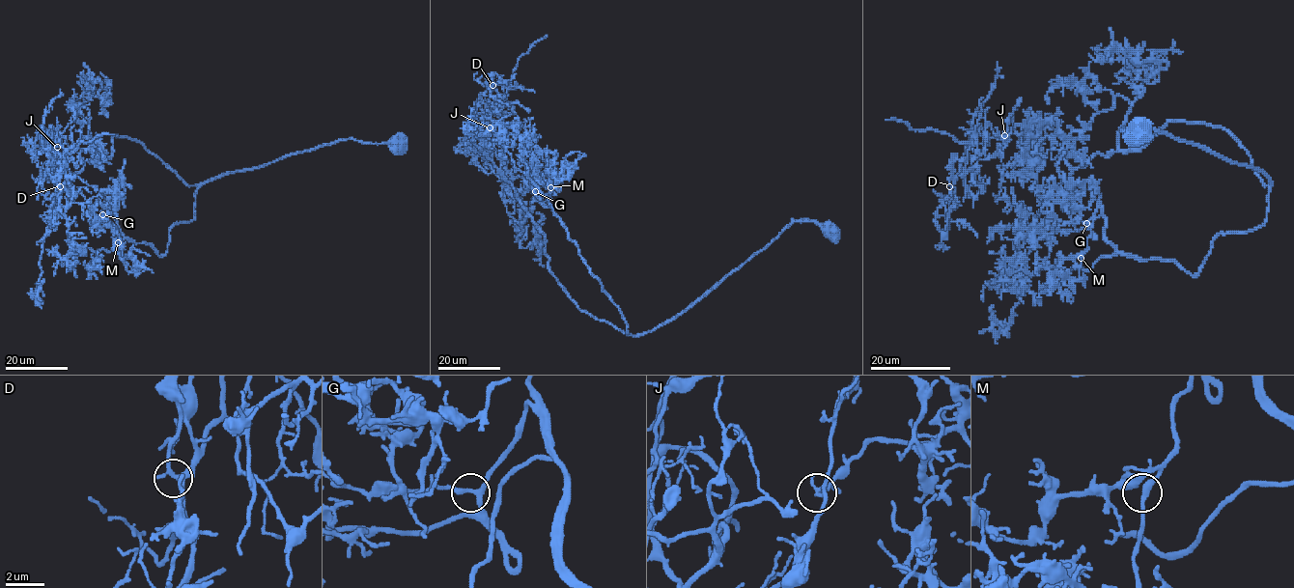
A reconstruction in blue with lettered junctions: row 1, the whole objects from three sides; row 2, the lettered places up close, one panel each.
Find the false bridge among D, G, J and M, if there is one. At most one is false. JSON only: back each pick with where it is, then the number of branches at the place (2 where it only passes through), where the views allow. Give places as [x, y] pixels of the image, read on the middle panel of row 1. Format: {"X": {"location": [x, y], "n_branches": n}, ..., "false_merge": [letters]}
{"J": {"location": [490, 127], "n_branches": 2}, "false_merge": ["J"]}

